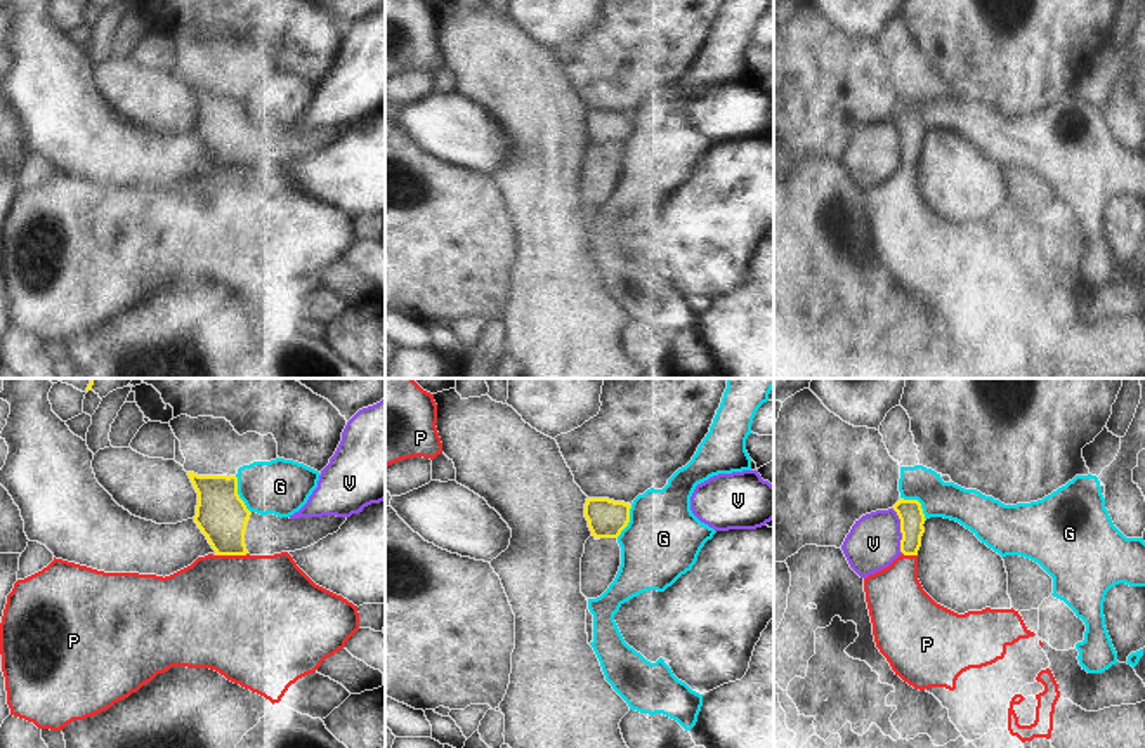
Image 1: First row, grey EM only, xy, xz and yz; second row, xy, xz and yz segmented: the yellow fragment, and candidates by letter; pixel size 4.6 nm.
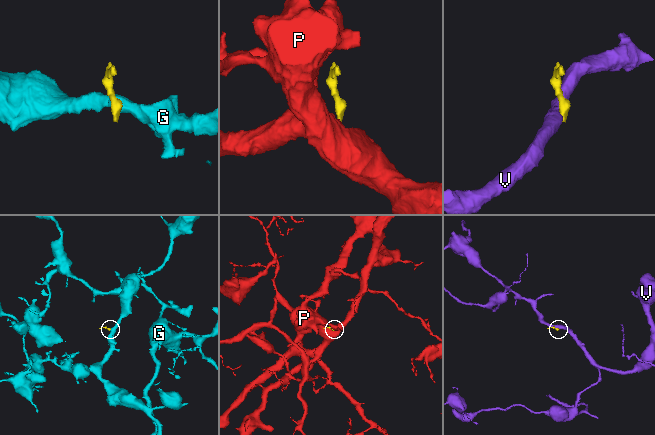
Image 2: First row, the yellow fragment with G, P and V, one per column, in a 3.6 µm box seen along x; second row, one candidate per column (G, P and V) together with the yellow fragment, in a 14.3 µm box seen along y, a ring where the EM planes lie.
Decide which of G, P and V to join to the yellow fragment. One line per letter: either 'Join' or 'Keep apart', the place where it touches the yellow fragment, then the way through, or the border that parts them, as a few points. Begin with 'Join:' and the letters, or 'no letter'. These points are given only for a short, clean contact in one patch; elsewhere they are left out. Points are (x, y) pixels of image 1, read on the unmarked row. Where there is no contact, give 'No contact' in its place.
Join: P
G: Keep apart. Touches yellow at xy (238, 106). Boundary: xy (235, 87), (238, 108), (250, 124)
P: Join. Touches yellow at xy (231, 165). Path across: xy (221, 125), (231, 165), (226, 219)
V: Keep apart. Touches yellow at yz (901, 143). Boundary: yz (892, 120), (899, 131), (902, 164)

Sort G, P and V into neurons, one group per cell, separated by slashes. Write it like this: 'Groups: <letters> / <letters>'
Groups: G / P / V

